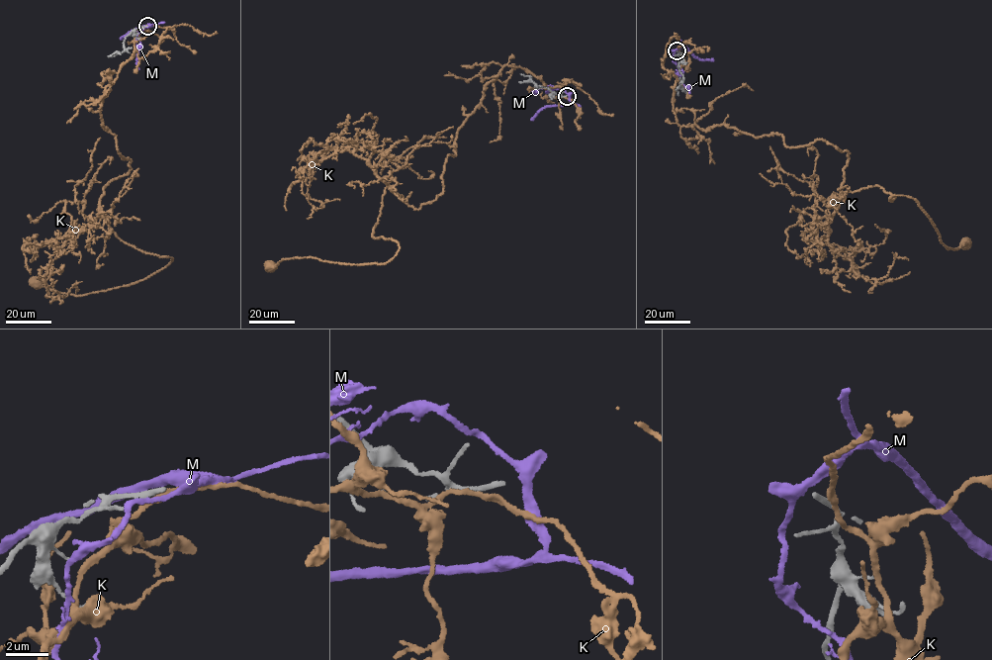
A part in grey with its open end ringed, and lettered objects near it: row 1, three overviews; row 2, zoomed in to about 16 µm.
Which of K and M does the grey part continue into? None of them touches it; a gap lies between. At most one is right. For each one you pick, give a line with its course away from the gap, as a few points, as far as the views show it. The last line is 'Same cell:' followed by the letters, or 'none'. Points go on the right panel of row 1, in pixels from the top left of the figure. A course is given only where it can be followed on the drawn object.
Same cell: none

